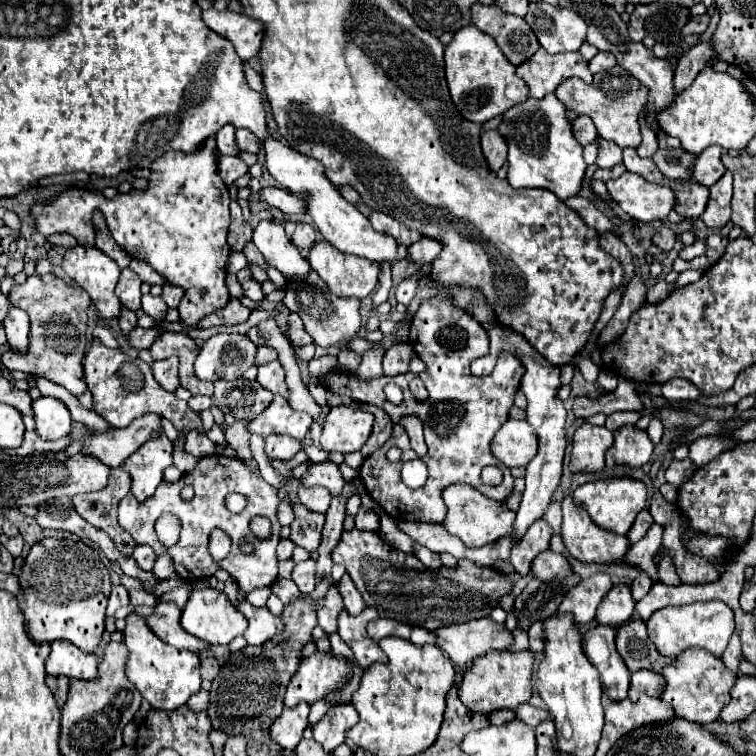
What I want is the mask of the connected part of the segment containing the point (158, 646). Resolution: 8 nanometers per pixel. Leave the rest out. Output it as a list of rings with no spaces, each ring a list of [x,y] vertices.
[[[131,614],[125,626],[125,646],[129,648],[129,660],[125,666],[127,678],[139,688],[141,696],[155,710],[175,710],[201,690],[199,676],[199,658],[193,652],[179,652],[177,648],[159,640],[151,628],[147,628],[145,618]]]

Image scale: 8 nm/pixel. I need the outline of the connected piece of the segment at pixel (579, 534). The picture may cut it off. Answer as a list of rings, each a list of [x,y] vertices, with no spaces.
[[[571,496],[563,498],[561,534],[571,556],[587,564],[621,562],[631,546],[627,536],[619,536],[595,526],[587,512],[573,504]]]

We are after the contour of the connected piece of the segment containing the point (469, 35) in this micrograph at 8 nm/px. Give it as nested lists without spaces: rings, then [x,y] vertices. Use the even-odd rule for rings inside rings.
[[[473,24],[461,28],[453,36],[453,42],[445,48],[445,74],[455,106],[463,118],[471,122],[483,124],[529,98],[527,84],[515,76],[515,66],[505,60],[505,54],[497,48],[497,42]]]

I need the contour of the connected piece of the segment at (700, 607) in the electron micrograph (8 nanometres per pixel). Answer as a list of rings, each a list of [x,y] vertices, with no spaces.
[[[713,600],[661,608],[651,616],[647,628],[649,628],[651,642],[663,656],[679,656],[685,648],[693,648],[693,646],[705,648],[707,652],[721,656],[729,644],[729,638],[733,636],[735,622],[733,622],[733,610],[725,602]]]

